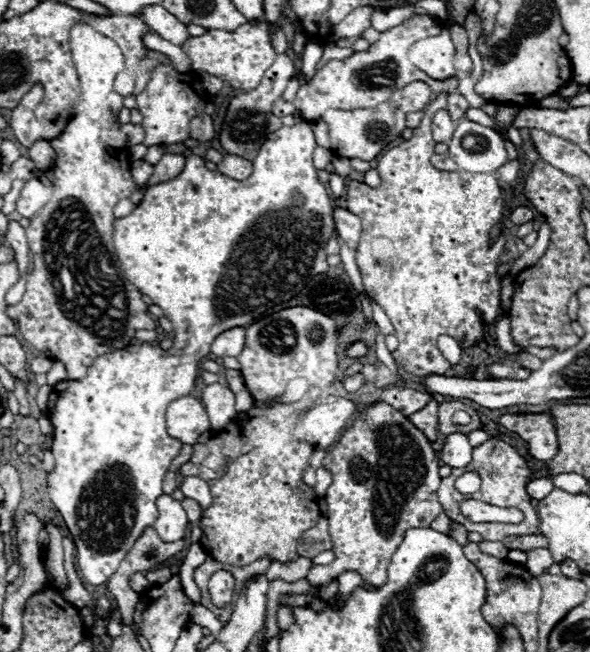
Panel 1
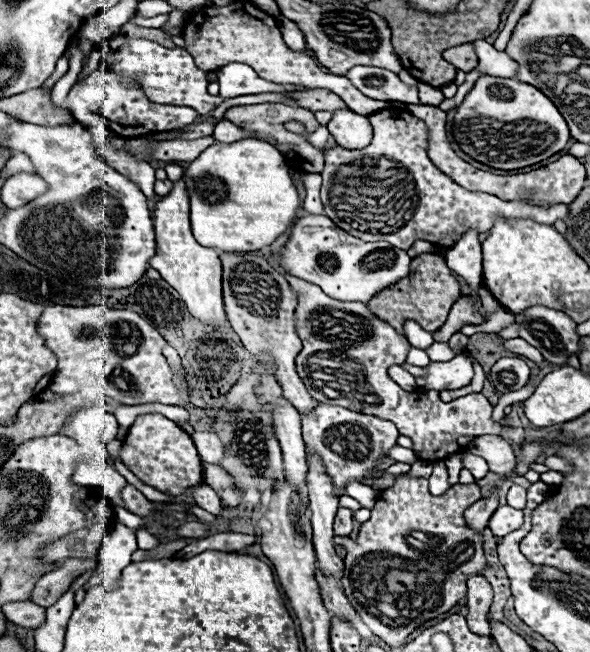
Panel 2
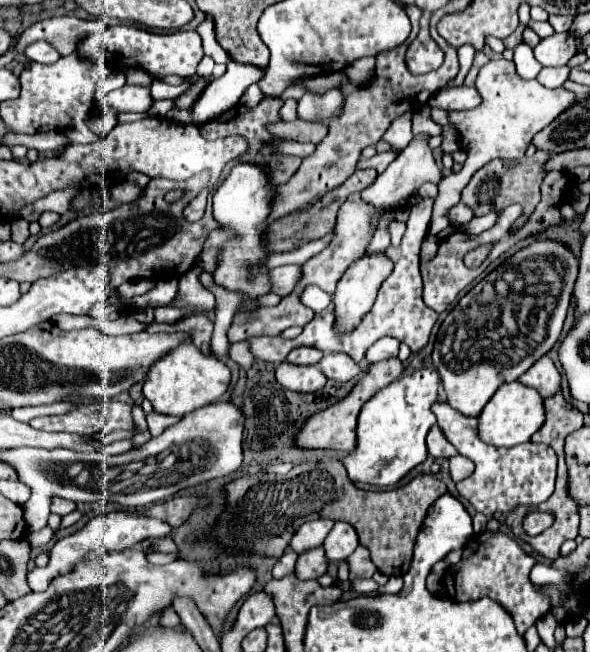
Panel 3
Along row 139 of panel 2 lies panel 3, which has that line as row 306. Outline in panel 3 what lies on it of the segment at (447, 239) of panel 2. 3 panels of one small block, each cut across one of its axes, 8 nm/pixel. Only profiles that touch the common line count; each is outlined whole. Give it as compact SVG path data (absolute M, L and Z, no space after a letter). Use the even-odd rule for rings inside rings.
M422 198L420 204L410 208L410 218L406 222L406 232L400 244L400 256L394 264L392 274L382 282L380 290L378 290L378 298L372 306L372 310L364 316L362 324L350 332L350 334L338 334L332 330L332 322L334 322L334 314L322 314L322 316L314 316L312 322L308 322L302 330L302 334L294 340L282 340L282 338L270 338L270 336L252 336L246 342L250 344L250 352L254 354L254 358L260 358L264 362L284 362L288 352L298 348L298 346L316 346L322 352L346 352L350 354L358 364L364 362L364 352L368 350L368 346L372 346L378 338L384 336L392 336L398 338L400 342L408 344L412 352L424 348L428 344L430 338L430 330L436 322L436 312L432 312L424 302L422 302L422 278L420 278L420 270L418 270L418 254L420 254L420 244L428 234L428 224L430 224L430 216L432 216L432 206L434 200L432 198Z

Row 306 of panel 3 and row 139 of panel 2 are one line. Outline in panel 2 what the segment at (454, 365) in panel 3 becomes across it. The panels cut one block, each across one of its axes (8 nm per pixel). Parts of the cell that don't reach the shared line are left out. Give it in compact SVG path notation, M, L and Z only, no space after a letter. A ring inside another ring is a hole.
M480 76L476 80L474 88L456 108L452 128L462 152L466 152L472 160L498 170L518 170L542 162L560 152L570 138L564 118L548 96L530 84L494 76ZM498 88L506 88L510 98L498 98Z

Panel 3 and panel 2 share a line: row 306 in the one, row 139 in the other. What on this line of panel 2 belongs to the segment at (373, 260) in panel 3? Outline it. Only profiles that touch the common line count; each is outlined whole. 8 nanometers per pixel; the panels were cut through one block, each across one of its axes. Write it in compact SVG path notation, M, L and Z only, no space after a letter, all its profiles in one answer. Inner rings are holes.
M336 110L328 122L328 130L344 148L366 148L372 140L372 126L368 124L368 116L360 116L352 110Z

